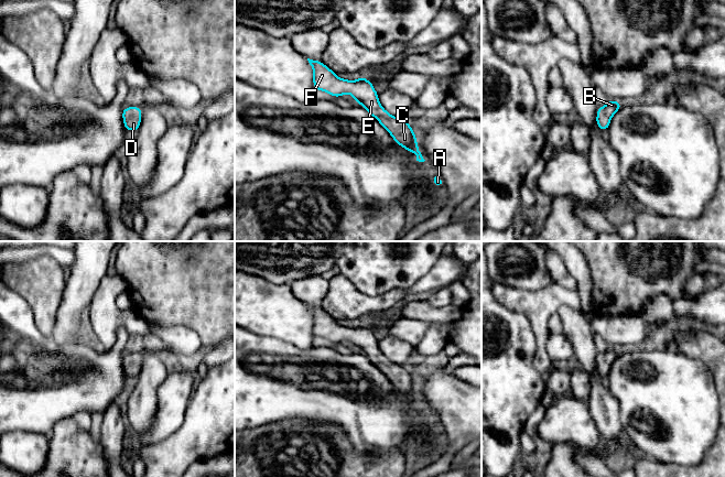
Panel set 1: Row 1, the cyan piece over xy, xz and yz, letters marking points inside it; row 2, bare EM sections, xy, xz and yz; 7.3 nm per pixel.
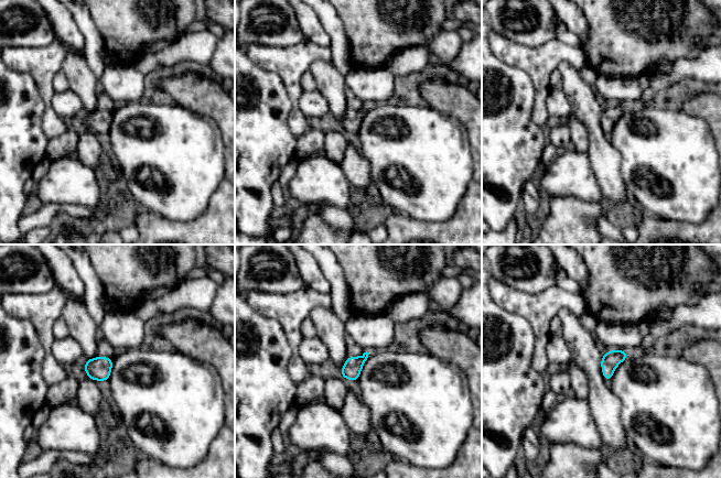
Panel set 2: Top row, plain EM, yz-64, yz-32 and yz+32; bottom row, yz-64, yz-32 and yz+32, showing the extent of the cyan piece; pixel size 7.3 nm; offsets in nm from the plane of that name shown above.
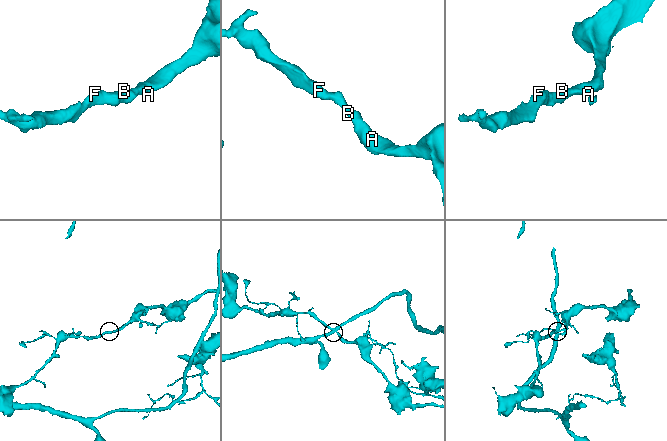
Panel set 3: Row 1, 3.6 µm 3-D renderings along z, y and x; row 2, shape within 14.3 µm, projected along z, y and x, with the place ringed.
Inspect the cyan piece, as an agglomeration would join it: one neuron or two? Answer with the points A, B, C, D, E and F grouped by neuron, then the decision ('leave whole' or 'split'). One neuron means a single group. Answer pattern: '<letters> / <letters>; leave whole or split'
A B C D E F; leave whole

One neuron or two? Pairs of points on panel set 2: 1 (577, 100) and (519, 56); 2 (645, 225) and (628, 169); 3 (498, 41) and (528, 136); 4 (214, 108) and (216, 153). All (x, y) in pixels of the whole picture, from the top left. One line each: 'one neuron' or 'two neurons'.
1: two neurons
2: two neurons
3: two neurons
4: two neurons

